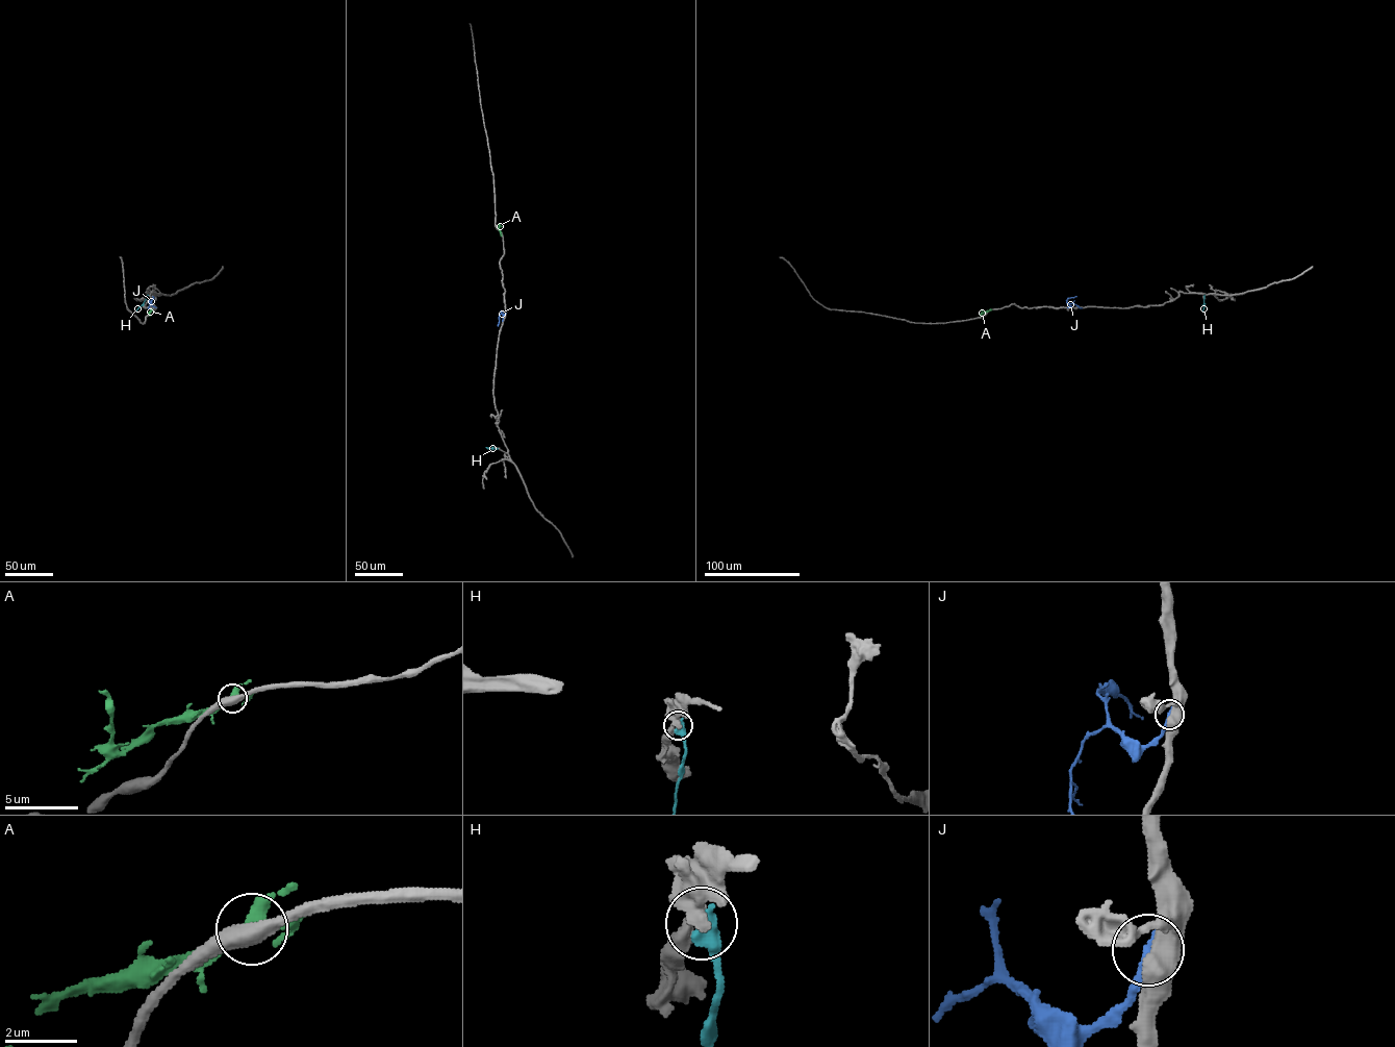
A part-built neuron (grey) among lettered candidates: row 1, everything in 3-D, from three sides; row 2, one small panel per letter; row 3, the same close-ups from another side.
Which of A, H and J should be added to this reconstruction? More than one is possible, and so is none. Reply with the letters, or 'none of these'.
none of these

